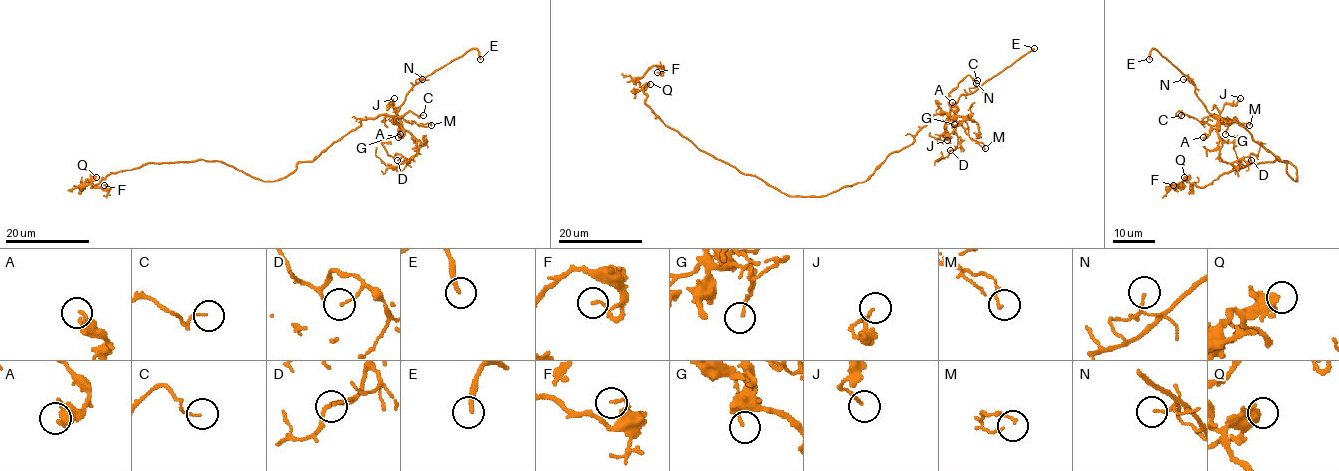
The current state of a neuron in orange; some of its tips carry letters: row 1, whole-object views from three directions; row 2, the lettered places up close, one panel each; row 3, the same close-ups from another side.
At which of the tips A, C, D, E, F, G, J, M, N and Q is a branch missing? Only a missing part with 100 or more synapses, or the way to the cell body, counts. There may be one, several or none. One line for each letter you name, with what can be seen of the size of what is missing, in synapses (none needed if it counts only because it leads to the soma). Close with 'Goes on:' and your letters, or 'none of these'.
Goes on: E

